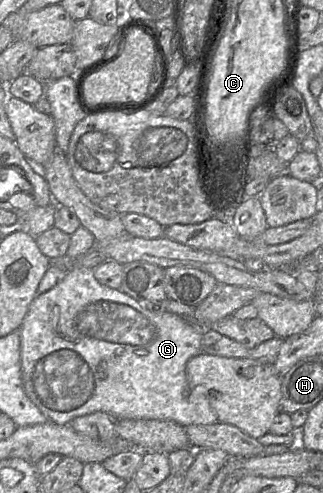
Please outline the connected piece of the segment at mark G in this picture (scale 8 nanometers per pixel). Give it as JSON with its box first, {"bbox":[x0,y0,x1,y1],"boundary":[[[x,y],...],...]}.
{"bbox":[17,268,218,427],"boundary":[[[72,268],[62,274],[61,279],[53,288],[43,294],[36,295],[17,331],[20,333],[21,374],[25,393],[48,420],[55,424],[68,425],[74,418],[98,411],[106,412],[114,419],[172,420],[184,427],[193,424],[213,424],[218,421],[217,414],[207,397],[190,390],[186,375],[187,362],[202,353],[202,329],[174,313],[166,311],[157,314],[142,308],[137,300],[120,289],[109,288],[98,282],[94,276],[93,268]]]}

